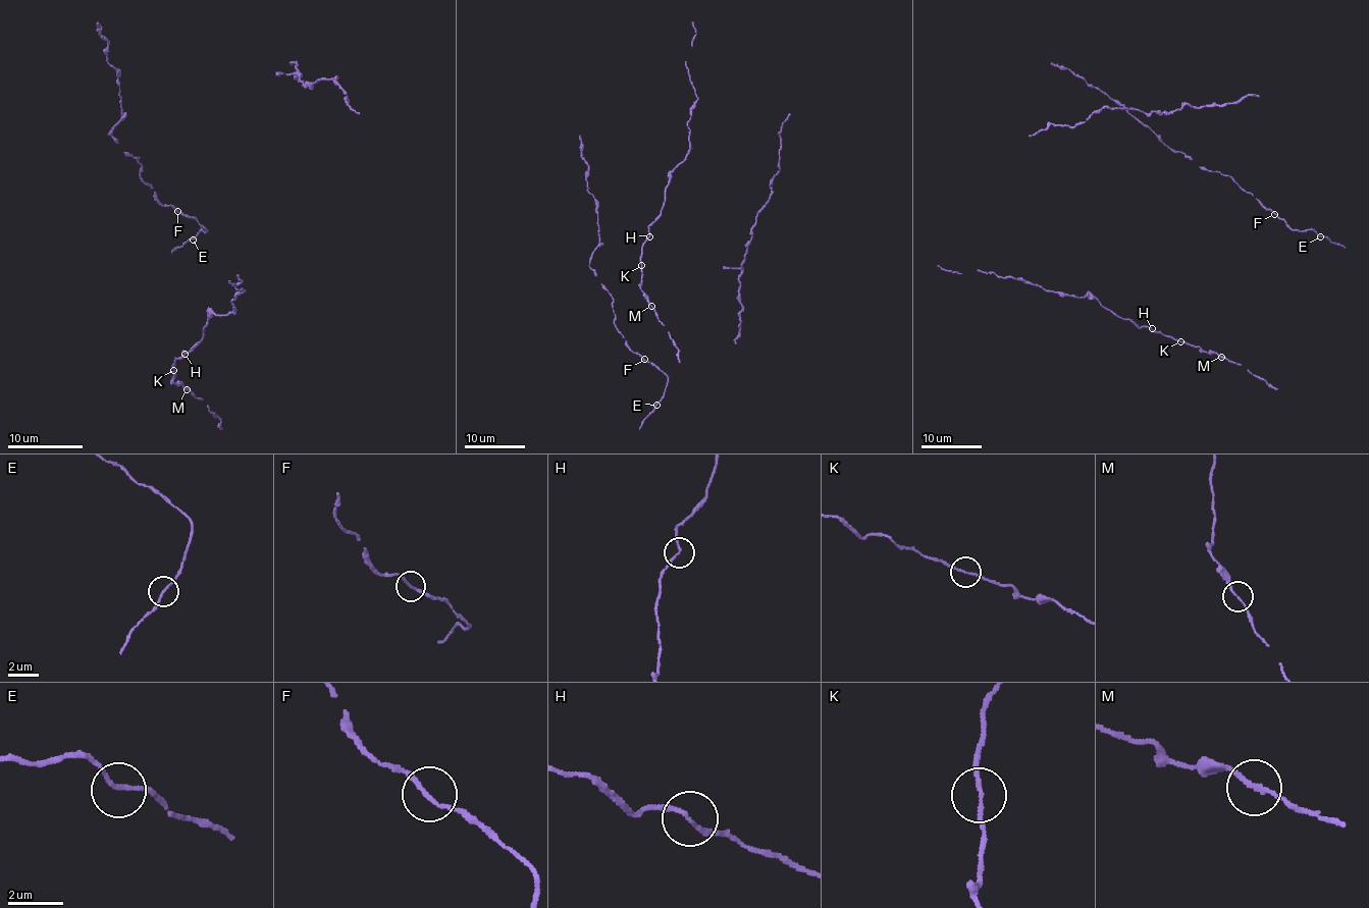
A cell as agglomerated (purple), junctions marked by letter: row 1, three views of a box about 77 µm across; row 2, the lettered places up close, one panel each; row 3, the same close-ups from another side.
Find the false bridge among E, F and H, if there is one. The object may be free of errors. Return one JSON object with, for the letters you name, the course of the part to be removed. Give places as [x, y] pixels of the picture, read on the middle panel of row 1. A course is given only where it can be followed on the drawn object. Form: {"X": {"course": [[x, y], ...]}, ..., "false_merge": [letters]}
{"false_merge": []}

